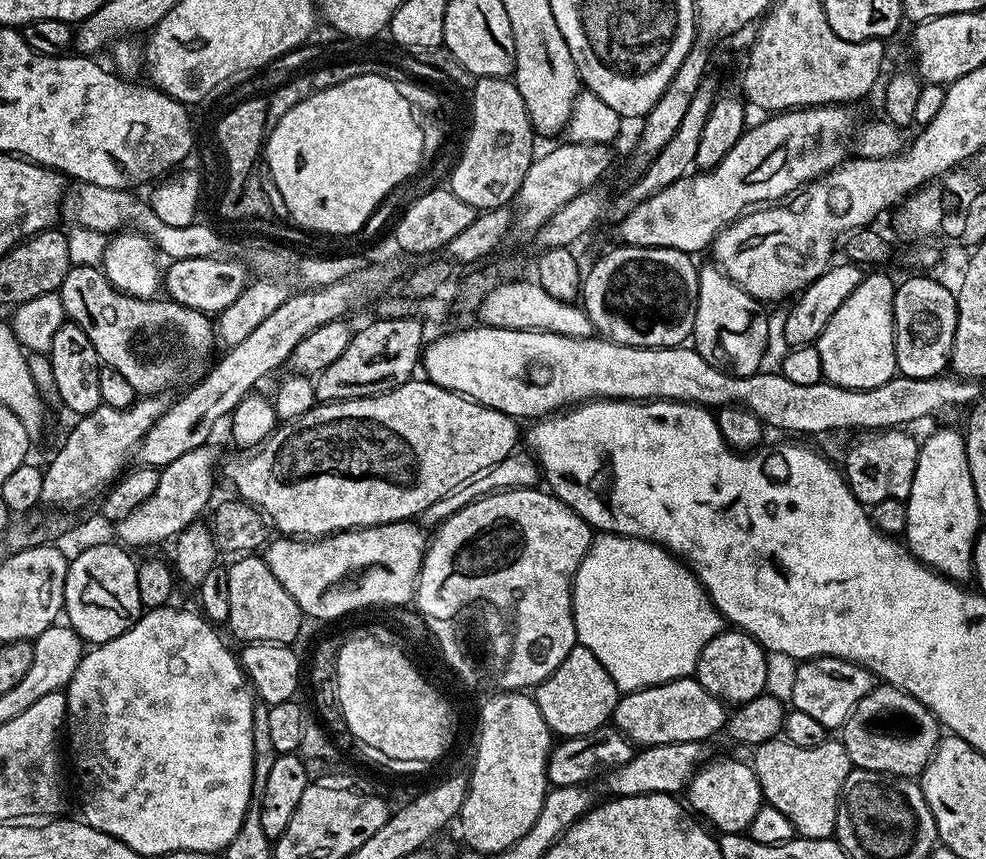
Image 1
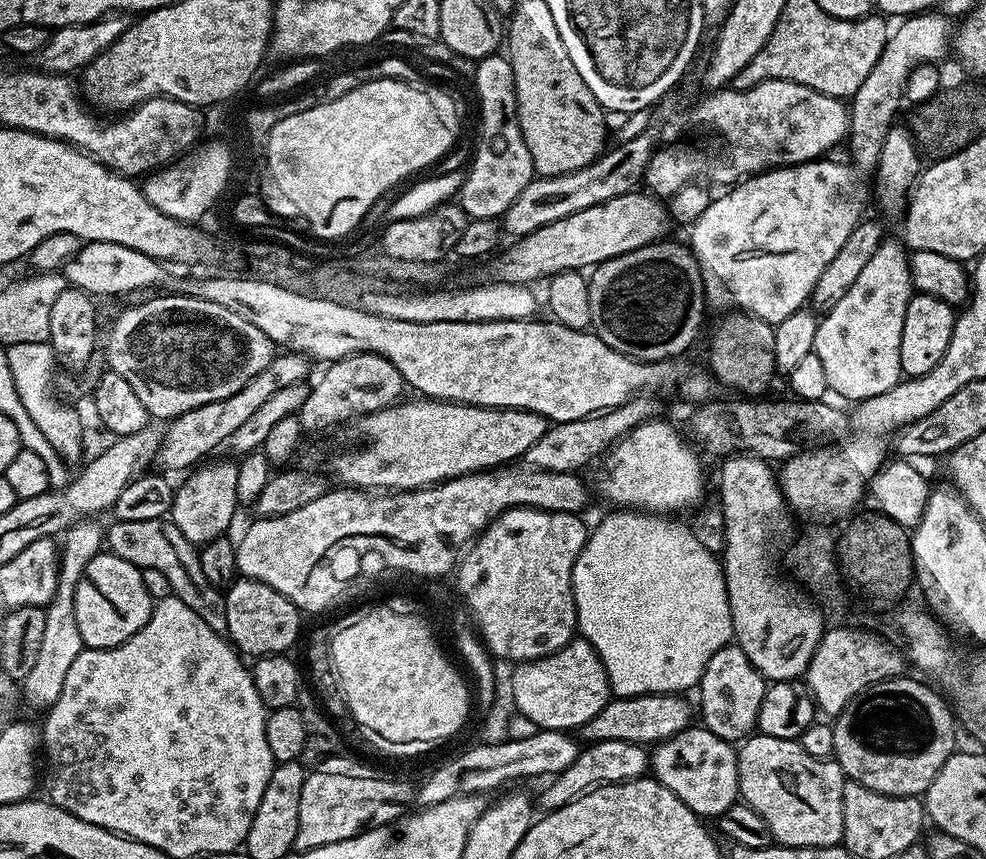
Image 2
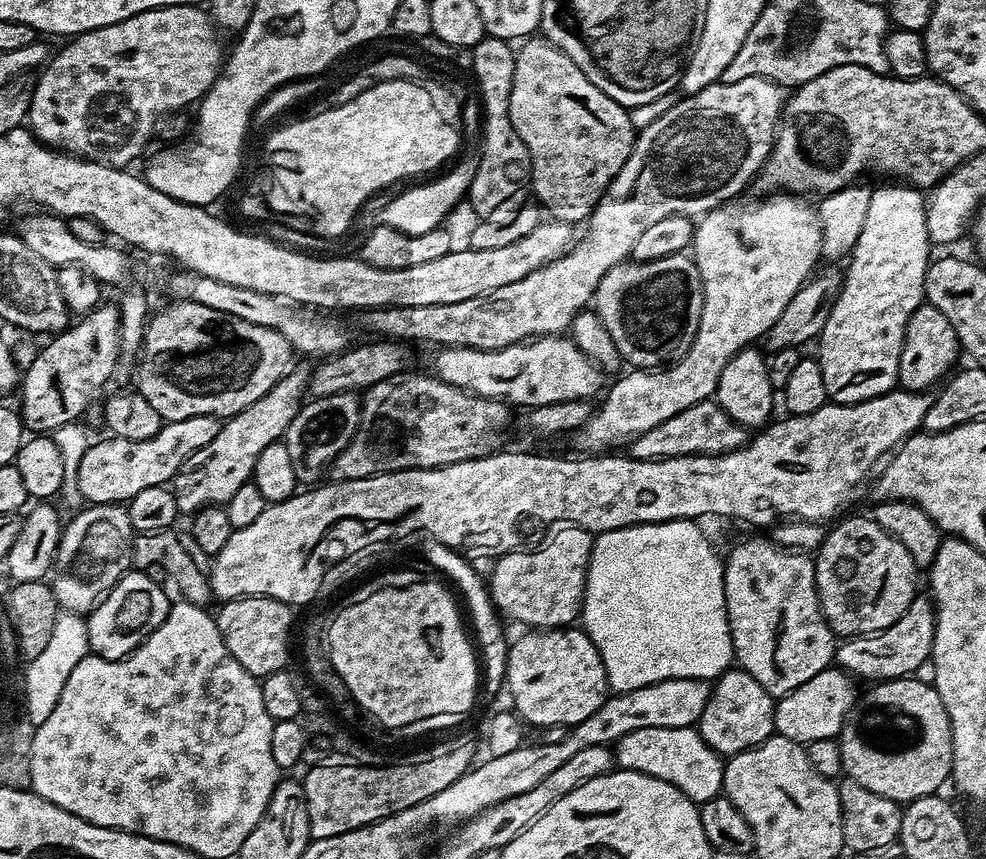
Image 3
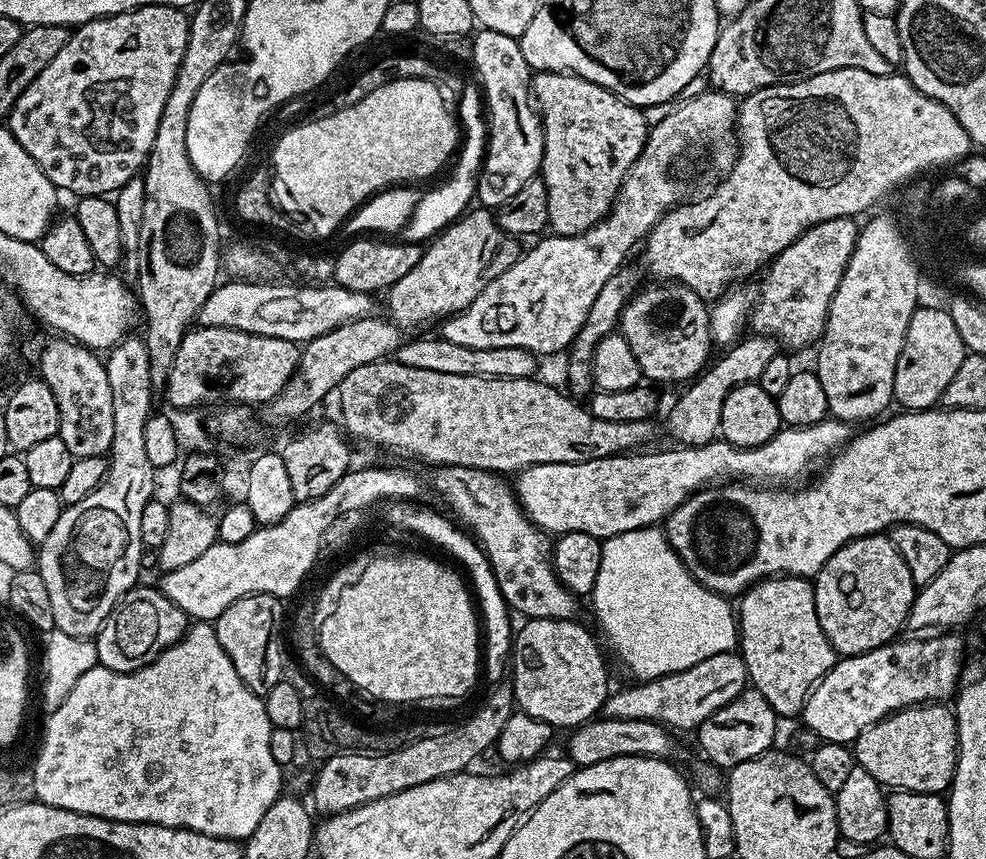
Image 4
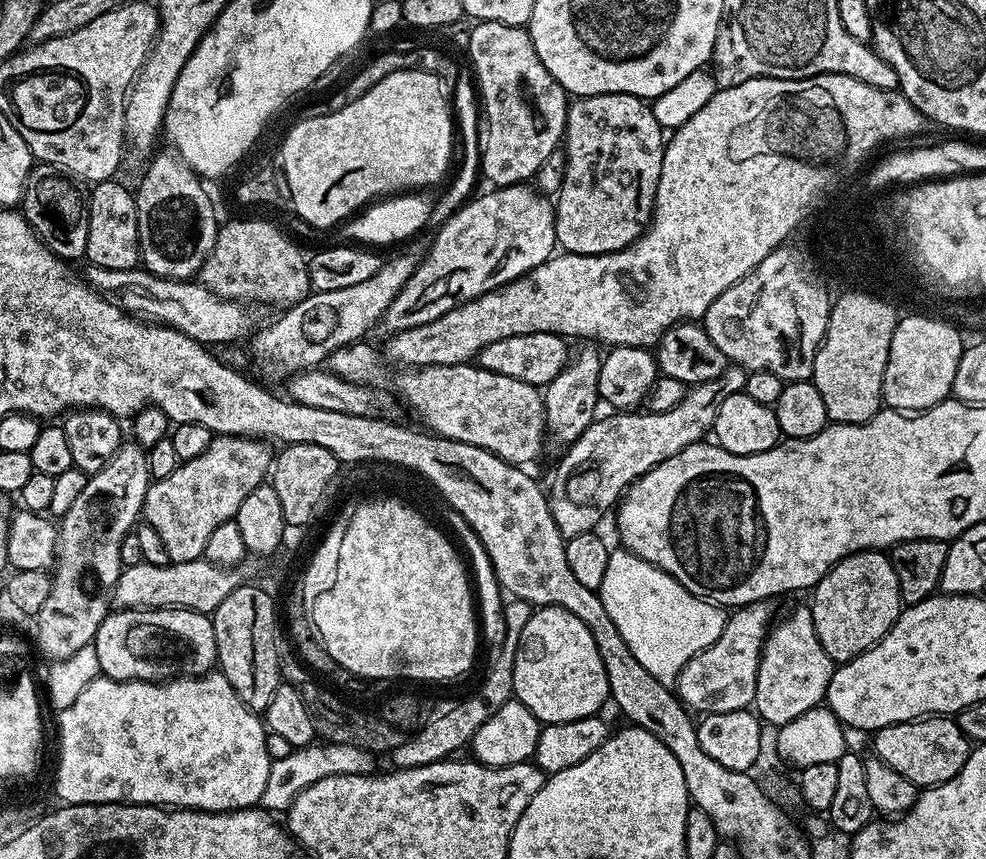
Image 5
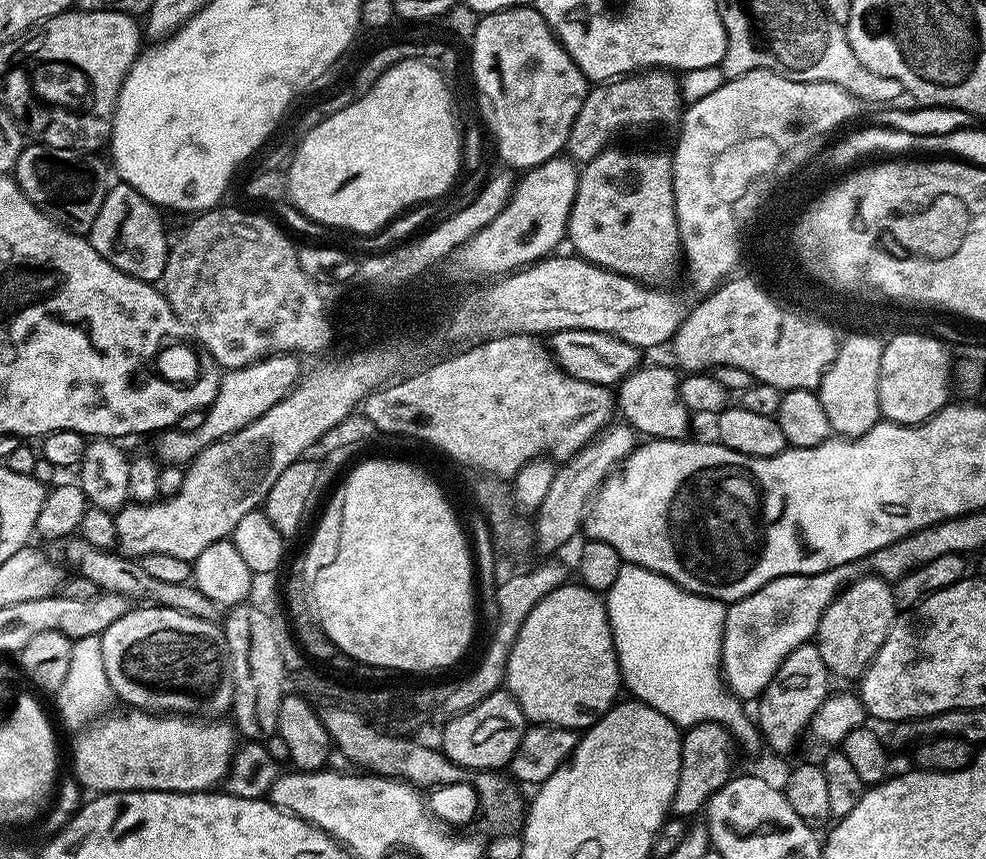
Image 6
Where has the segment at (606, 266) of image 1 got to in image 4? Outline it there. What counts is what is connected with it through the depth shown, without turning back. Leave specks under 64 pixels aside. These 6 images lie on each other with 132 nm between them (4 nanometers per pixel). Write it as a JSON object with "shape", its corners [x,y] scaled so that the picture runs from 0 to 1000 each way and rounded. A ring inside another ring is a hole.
{"shape":[[[692,329],[662,332],[662,335],[650,334],[638,349],[629,368],[627,385],[639,398],[639,407],[643,407],[643,417],[647,417],[649,437],[654,444],[666,448],[686,447],[689,442],[701,445],[718,427],[723,413],[719,355]]]}

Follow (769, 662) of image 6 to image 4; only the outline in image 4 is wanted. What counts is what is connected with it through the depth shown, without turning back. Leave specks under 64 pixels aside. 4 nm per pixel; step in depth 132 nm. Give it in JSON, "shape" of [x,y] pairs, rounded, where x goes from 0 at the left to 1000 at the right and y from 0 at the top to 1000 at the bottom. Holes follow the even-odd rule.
{"shape":[[[745,758],[724,761],[708,775],[700,775],[691,782],[682,782],[665,792],[642,795],[642,801],[622,804],[613,817],[612,832],[616,836],[639,836],[640,838],[663,838],[678,849],[709,849],[710,842],[720,831],[732,827],[736,817],[744,817],[748,808],[760,800],[759,781],[755,767]]]}

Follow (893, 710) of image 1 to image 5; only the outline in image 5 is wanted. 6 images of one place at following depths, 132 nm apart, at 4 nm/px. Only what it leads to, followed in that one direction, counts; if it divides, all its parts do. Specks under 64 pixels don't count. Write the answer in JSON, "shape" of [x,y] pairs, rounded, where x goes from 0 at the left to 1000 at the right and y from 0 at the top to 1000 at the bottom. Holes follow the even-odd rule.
{"shape":[[[957,831],[891,847],[883,861],[886,879],[899,887],[903,896],[911,896],[915,906],[923,906],[930,915],[954,913],[968,906],[982,886],[984,874],[984,863],[973,842]]]}

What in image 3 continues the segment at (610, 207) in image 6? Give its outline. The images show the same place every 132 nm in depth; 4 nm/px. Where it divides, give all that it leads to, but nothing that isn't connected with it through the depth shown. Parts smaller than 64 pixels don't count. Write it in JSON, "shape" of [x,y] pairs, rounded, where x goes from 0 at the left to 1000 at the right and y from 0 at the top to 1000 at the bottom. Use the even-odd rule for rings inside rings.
{"shape":[[[535,44],[526,52],[515,132],[525,161],[529,161],[535,176],[539,222],[559,255],[584,263],[587,256],[589,260],[599,251],[610,228],[623,212],[627,198],[635,193],[635,184],[639,184],[641,170],[645,166],[647,154],[640,147],[637,129],[623,119],[623,114],[611,109],[611,105],[606,105],[606,100],[582,77],[580,69],[558,48]]]}

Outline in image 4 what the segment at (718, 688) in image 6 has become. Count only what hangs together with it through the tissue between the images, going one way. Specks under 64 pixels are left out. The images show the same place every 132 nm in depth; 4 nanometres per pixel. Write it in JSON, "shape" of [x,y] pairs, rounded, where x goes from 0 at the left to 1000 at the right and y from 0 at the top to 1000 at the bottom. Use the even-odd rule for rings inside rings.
{"shape":[[[668,614],[648,615],[620,624],[611,632],[611,659],[598,690],[604,722],[625,764],[645,786],[646,793],[665,792],[682,782],[691,782],[724,761],[743,758],[748,750],[748,717],[737,697],[712,682],[680,636]]]}

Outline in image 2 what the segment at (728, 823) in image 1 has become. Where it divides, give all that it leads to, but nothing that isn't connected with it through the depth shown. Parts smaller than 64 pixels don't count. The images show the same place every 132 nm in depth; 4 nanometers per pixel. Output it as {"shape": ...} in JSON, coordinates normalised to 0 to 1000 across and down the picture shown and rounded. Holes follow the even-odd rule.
{"shape":[[[699,845],[660,872],[660,902],[711,952],[728,952],[751,927],[747,872],[713,845]]]}

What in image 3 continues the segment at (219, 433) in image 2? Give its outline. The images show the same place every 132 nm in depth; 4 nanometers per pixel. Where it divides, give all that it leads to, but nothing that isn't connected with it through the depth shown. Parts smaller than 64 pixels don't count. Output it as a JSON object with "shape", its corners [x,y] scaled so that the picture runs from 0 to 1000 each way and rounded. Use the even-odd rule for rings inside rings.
{"shape":[[[198,484],[184,489],[171,489],[151,512],[133,512],[111,506],[110,512],[90,516],[83,538],[79,541],[79,570],[90,588],[117,587],[125,588],[151,566],[169,565],[177,560],[181,547],[197,524],[221,505],[224,490],[217,484]]]}

